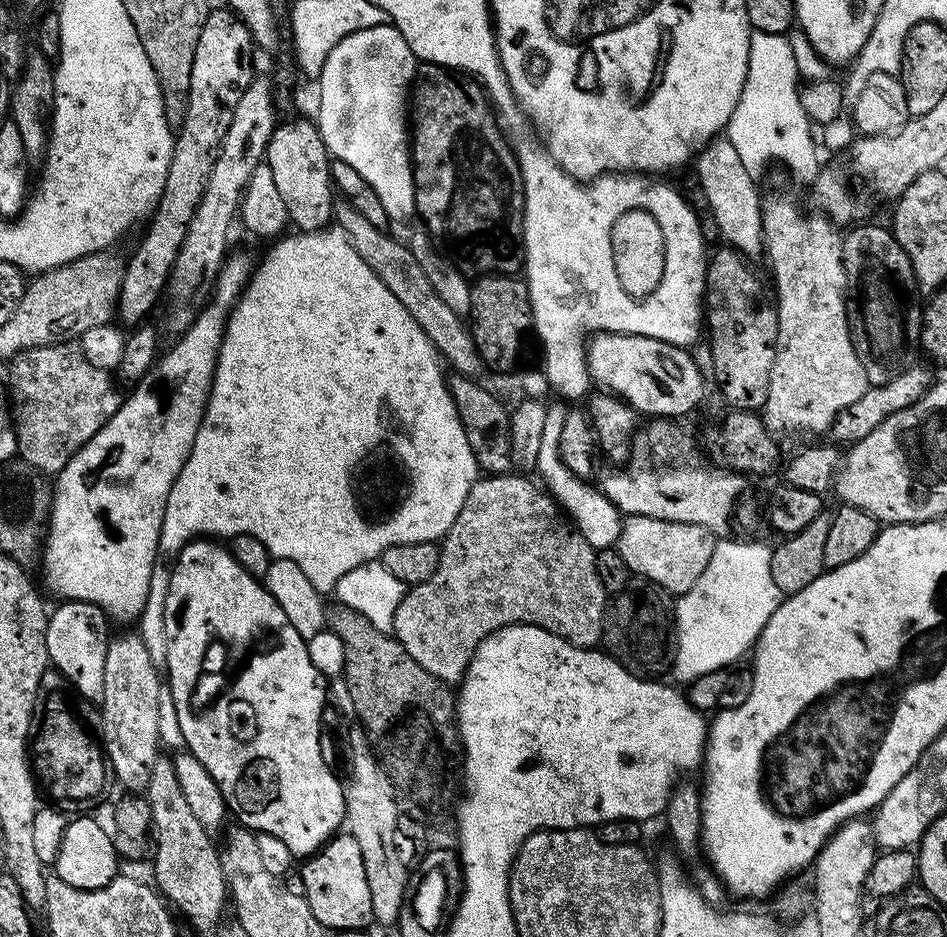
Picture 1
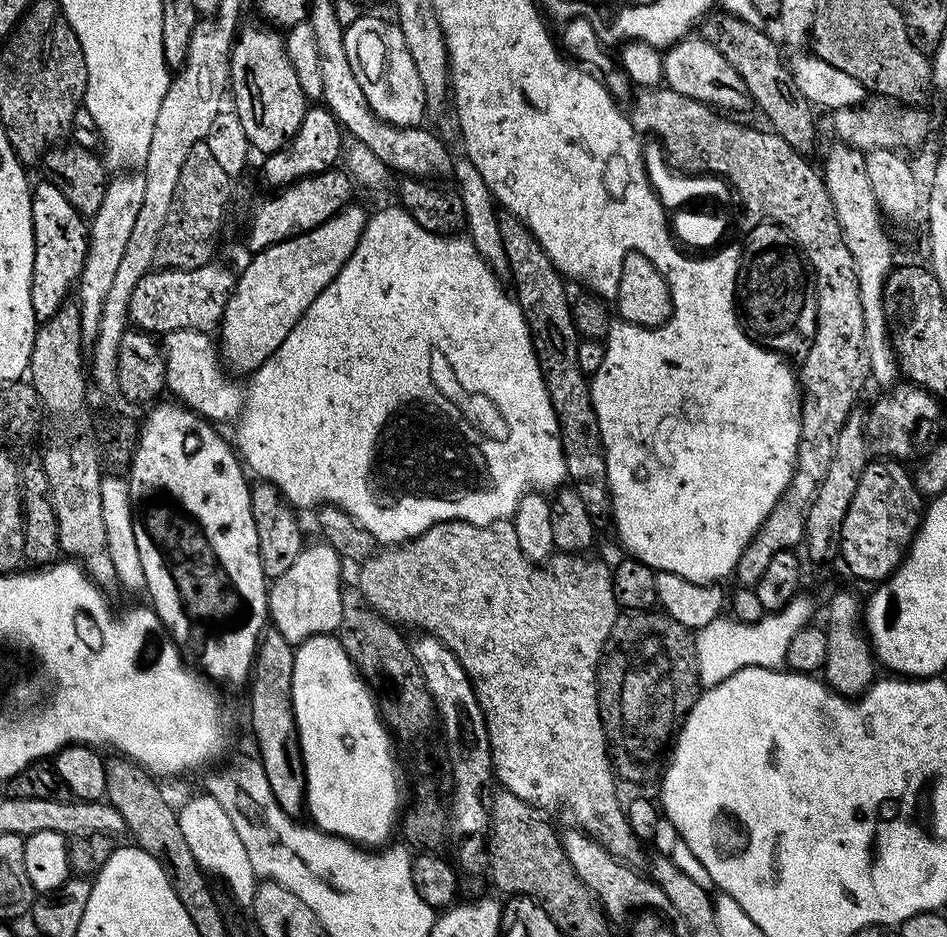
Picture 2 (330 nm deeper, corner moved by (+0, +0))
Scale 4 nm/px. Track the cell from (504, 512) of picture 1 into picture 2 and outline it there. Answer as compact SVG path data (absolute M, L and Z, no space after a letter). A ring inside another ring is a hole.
M511 519L499 520L493 524L471 524L465 520L443 520L441 524L430 526L421 536L413 540L405 540L403 544L384 546L375 556L363 561L360 565L358 583L366 602L379 615L397 626L416 628L421 633L438 638L462 662L466 674L476 687L476 696L480 699L480 708L484 712L484 721L488 723L488 741L492 747L492 771L495 779L500 779L499 787L516 795L524 803L537 810L545 808L548 812L556 812L561 808L569 816L571 823L580 831L594 838L611 856L623 860L629 866L639 865L641 841L630 830L630 822L625 805L620 804L620 792L616 789L618 777L612 766L612 758L608 754L608 739L600 717L600 698L598 691L598 669L605 655L604 647L609 647L612 639L612 627L618 615L614 590L612 589L612 568L602 561L595 560L592 554L566 552L556 554L547 561L546 566L537 566L522 554L518 544L515 523Z

